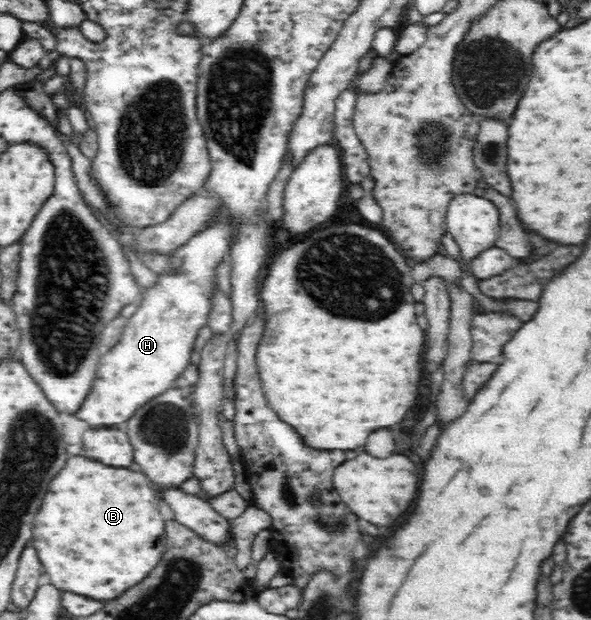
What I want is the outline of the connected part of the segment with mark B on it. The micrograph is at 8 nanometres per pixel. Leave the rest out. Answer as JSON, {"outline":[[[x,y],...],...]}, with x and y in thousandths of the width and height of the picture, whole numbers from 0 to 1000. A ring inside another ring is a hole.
{"outline":[[[208,687],[151,689],[140,698],[140,718],[144,735],[118,734],[112,753],[85,779],[71,818],[58,837],[54,876],[91,947],[166,969],[183,969],[206,960],[217,947],[237,940],[267,911],[281,889],[281,842],[267,818],[267,790],[254,785],[254,776],[240,763],[206,756],[220,753],[225,744],[225,721]]]}

